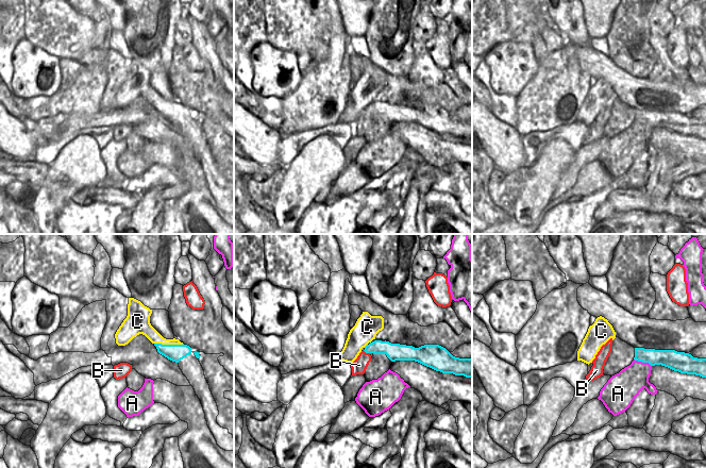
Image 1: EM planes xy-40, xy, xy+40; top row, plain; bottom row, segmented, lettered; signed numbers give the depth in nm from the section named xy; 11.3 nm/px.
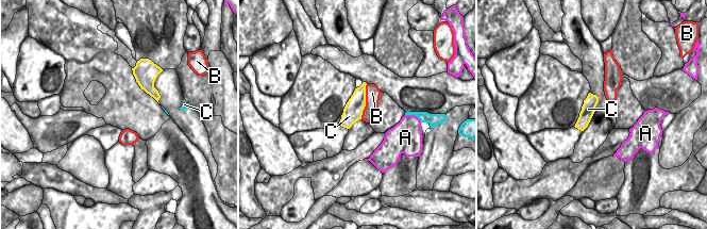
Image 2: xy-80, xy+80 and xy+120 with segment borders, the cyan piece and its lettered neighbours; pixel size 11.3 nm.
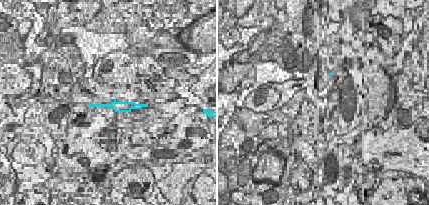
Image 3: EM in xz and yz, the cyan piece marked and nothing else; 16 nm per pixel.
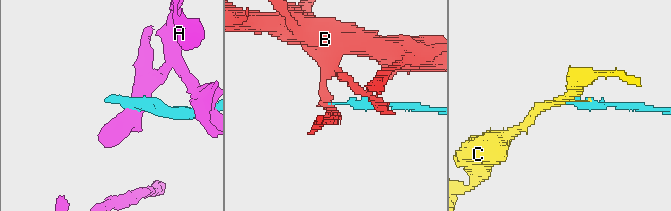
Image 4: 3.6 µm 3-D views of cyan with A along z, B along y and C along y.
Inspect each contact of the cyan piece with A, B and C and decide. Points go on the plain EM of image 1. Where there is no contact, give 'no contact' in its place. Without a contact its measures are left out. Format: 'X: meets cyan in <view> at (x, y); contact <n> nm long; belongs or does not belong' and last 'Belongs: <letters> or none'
A: meets cyan in xy+40 at (642, 123); contact 220 nm long; does not belong
B: meets cyan in xy at (367, 114); contact 80 nm long; does not belong
C: meets cyan in xy-40 at (169, 106); contact 340 nm long; does not belong
Belongs: none

